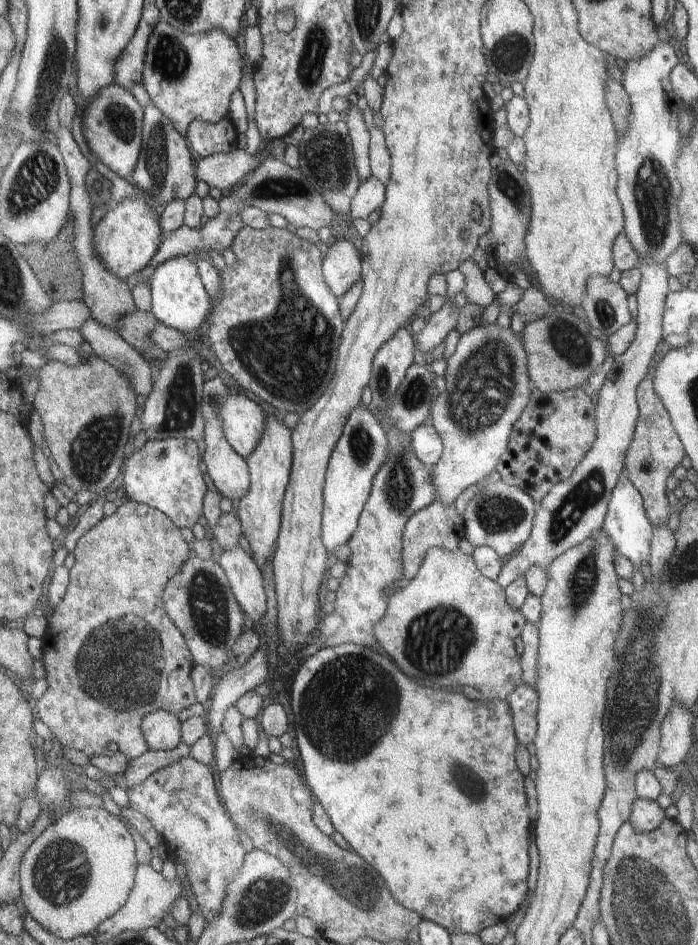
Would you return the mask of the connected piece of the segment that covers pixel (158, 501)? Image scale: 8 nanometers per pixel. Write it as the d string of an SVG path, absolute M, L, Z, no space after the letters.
M167 438L147 440L124 464L124 490L130 501L136 501L163 512L179 528L191 529L203 515L208 487L200 470L198 445L194 440Z

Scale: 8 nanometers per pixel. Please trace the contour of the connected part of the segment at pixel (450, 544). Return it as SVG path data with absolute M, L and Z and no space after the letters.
M436 498L430 506L423 508L413 514L406 522L404 534L402 535L402 566L404 566L404 578L413 579L428 552L429 548L438 547L450 551L458 551L458 544L463 537L461 516L457 514L455 506L450 504L444 506L440 498Z

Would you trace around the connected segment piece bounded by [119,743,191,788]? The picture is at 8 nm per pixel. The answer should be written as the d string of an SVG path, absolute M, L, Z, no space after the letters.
M184 743L178 744L174 750L156 752L153 750L146 751L142 756L132 759L128 764L128 770L125 775L119 779L119 782L125 787L132 787L142 784L148 776L154 774L157 770L162 770L166 766L172 766L172 762L178 762L182 758L188 758L190 746Z

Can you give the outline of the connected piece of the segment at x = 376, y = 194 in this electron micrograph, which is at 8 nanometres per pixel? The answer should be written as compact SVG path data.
M374 175L360 183L356 196L350 202L350 215L353 219L367 219L374 210L381 210L385 199L385 184Z

